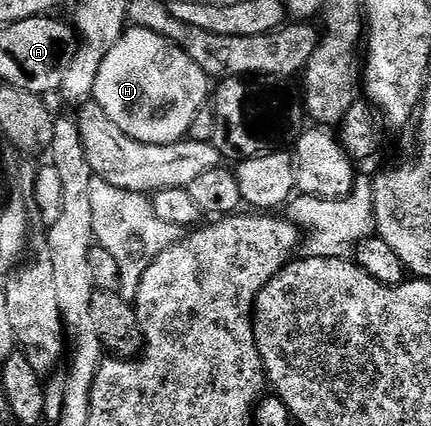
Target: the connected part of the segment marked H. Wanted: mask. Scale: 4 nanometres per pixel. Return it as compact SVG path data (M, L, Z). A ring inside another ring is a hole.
M150 27L144 29L129 28L110 47L110 55L102 63L98 70L98 83L94 83L94 99L130 135L135 141L141 141L147 145L172 145L175 141L185 140L196 121L196 116L205 109L210 101L210 78L207 73L190 59L190 55L182 47L172 42L170 37L163 37L154 32Z

